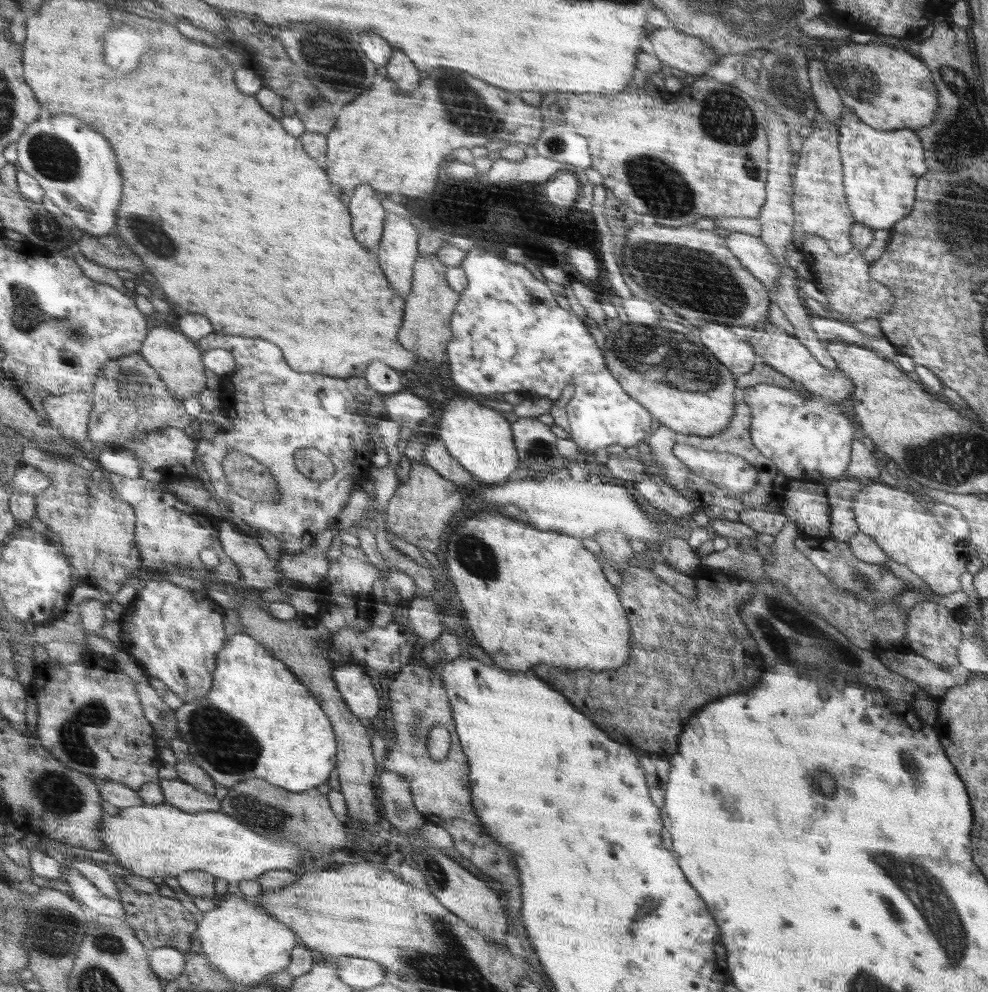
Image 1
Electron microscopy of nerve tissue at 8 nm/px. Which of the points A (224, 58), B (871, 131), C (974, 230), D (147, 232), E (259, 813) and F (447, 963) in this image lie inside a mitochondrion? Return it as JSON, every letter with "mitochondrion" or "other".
{"A":"other","B":"other","C":"mitochondrion","D":"mitochondrion","E":"mitochondrion","F":"mitochondrion"}

